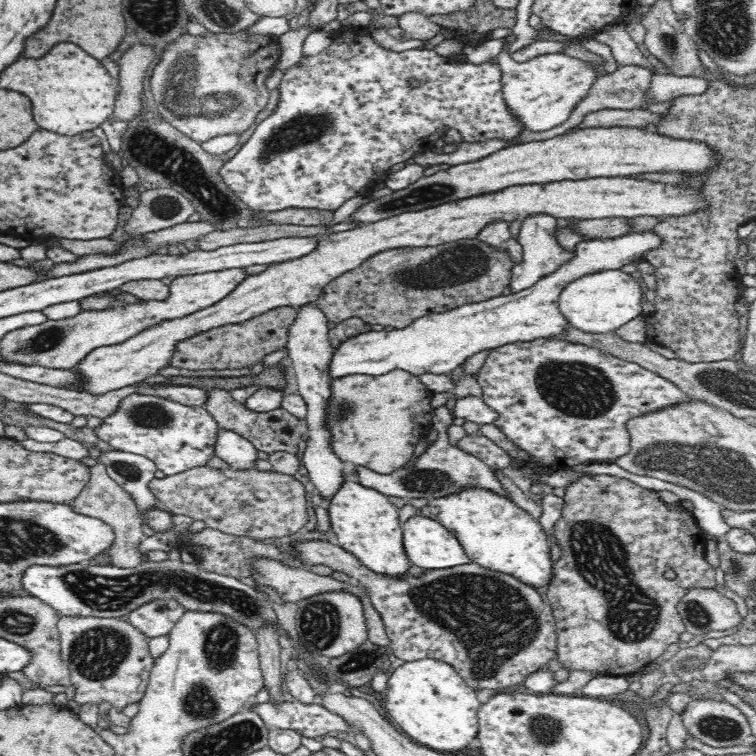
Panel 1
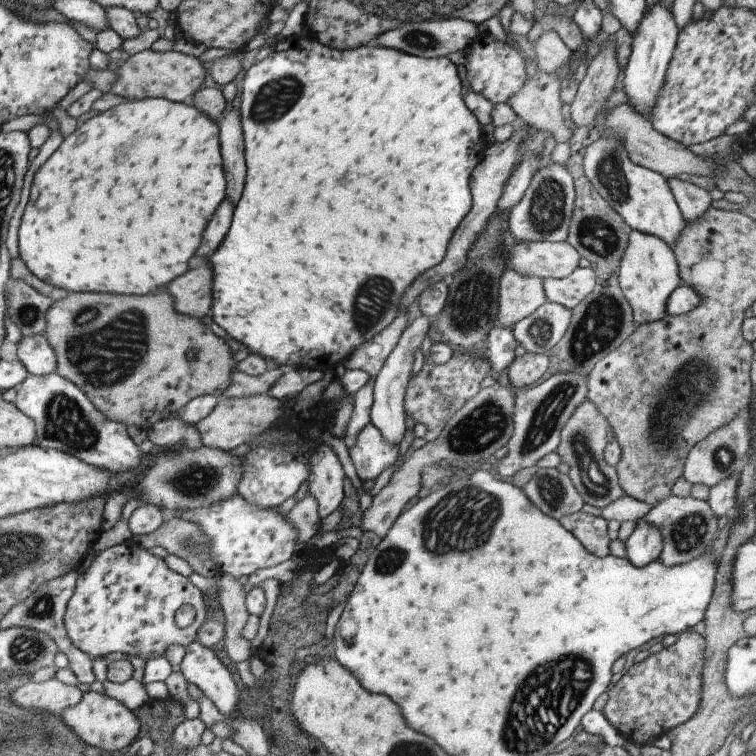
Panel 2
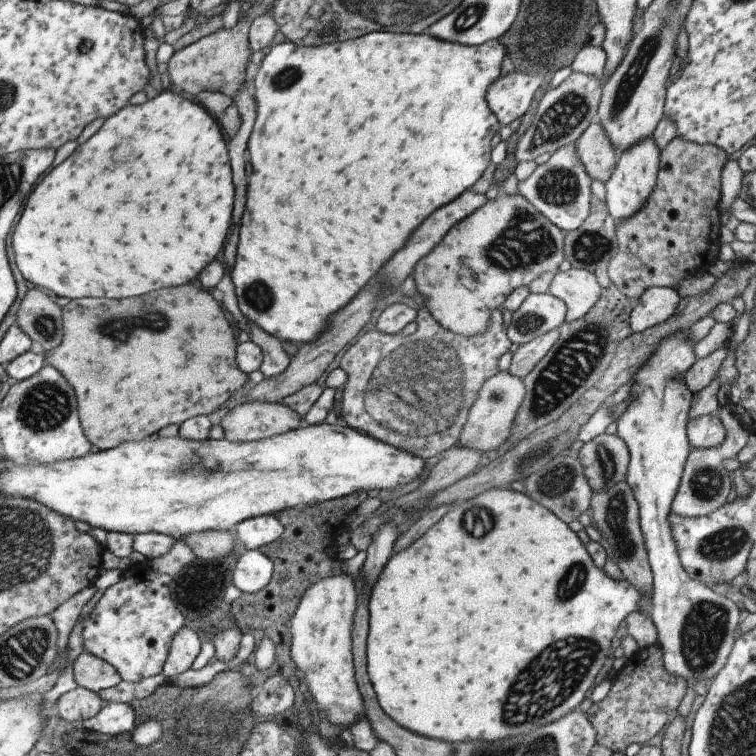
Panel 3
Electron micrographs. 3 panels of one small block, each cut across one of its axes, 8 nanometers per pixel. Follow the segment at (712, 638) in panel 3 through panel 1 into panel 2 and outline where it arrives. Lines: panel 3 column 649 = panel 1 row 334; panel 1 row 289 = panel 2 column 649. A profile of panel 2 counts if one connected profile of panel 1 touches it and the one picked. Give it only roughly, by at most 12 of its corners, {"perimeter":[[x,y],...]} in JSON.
{"perimeter":[[646,516],[625,541],[626,558],[636,568],[659,560],[660,528]]}

